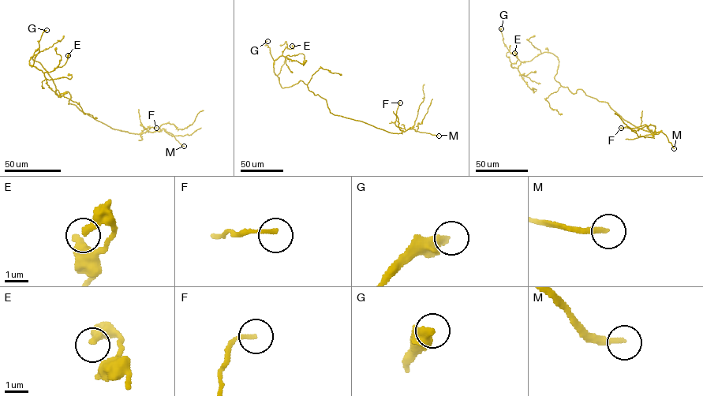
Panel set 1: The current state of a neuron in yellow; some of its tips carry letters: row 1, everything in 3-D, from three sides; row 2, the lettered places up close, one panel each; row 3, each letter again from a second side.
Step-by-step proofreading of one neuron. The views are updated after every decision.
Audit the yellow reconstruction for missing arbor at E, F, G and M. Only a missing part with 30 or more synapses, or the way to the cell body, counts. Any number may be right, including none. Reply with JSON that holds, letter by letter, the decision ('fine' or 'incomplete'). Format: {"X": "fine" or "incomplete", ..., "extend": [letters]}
{"E": "fine", "F": "fine", "G": "fine", "M": "incomplete", "extend": ["M"]}

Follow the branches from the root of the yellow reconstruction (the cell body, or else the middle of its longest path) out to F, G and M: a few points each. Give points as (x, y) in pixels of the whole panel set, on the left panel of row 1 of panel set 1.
F: (69, 103), (114, 128), (139, 134), (148, 131), (140, 123), (146, 128), (156, 128)
G: (69, 103), (70, 95), (58, 96), (35, 54), (29, 65), (46, 30)
M: (69, 103), (114, 128), (138, 134), (163, 128), (184, 146)

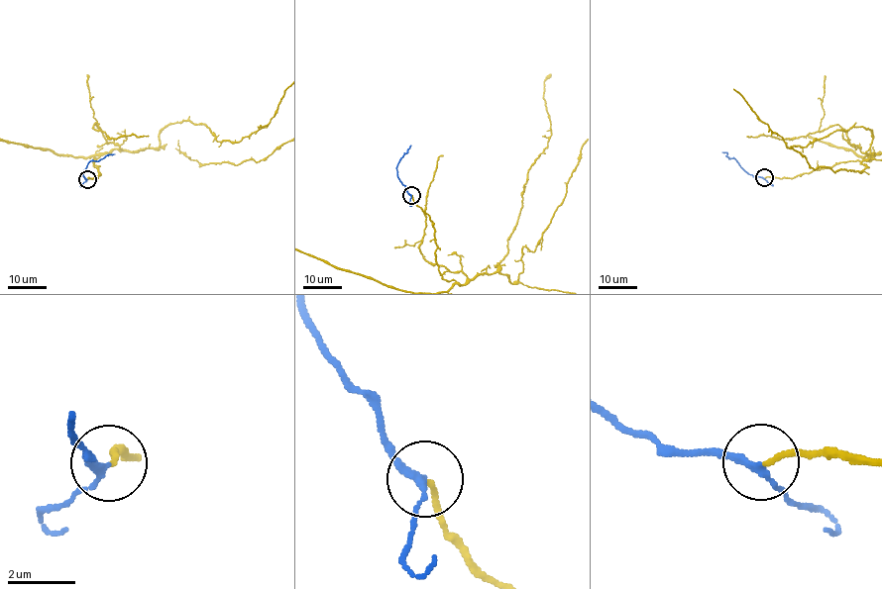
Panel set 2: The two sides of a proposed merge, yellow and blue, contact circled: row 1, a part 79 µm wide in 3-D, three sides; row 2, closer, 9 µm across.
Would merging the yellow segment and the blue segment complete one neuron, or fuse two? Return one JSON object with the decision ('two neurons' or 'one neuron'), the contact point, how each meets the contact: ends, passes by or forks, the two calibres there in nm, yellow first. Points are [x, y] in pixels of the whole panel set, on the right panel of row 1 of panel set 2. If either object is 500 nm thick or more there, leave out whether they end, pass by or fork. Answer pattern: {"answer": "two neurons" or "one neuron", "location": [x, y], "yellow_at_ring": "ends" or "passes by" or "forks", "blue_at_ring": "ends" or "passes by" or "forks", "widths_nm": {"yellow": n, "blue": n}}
{"answer": "one neuron", "location": [764, 177], "yellow_at_ring": "ends", "blue_at_ring": "passes by", "widths_nm": {"yellow": 140, "blue": 190}}

